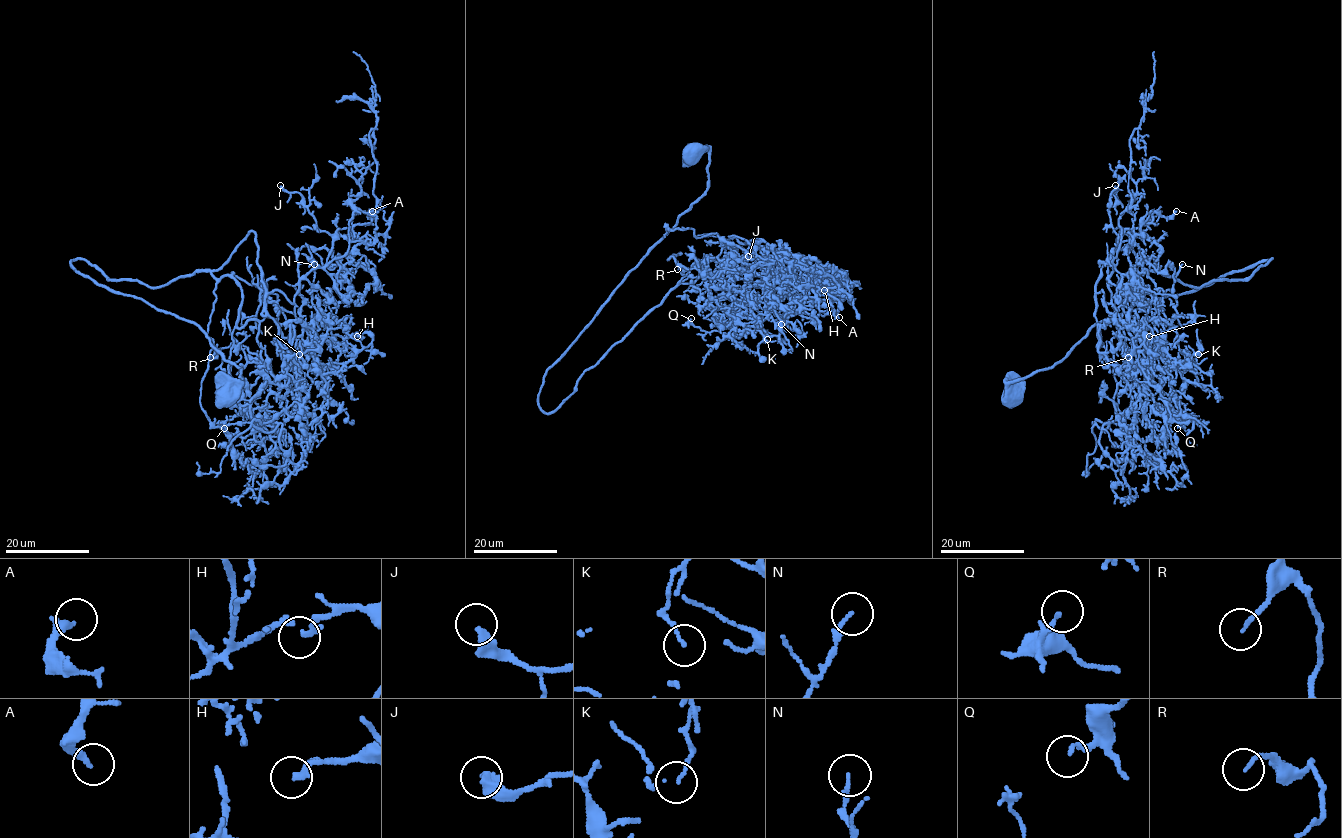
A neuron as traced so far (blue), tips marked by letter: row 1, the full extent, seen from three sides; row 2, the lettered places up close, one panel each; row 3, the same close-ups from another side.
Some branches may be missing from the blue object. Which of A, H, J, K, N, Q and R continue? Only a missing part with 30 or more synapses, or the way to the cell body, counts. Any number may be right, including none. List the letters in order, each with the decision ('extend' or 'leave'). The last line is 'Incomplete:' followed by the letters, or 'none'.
A: leave
H: leave
J: leave
K: leave
N: leave
Q: leave
R: leave
Incomplete: none

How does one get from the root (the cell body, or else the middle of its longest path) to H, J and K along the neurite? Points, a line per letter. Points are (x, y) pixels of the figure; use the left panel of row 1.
H: (224, 397), (240, 370), (198, 326), (70, 262), (161, 287), (253, 232), (279, 344), (325, 374), (357, 336)
J: (224, 397), (240, 370), (198, 326), (70, 262), (161, 287), (253, 232), (293, 303), (333, 238), (280, 185)
K: (224, 397), (240, 370), (198, 326), (70, 262), (151, 287), (233, 272), (293, 363), (314, 347), (299, 354)

